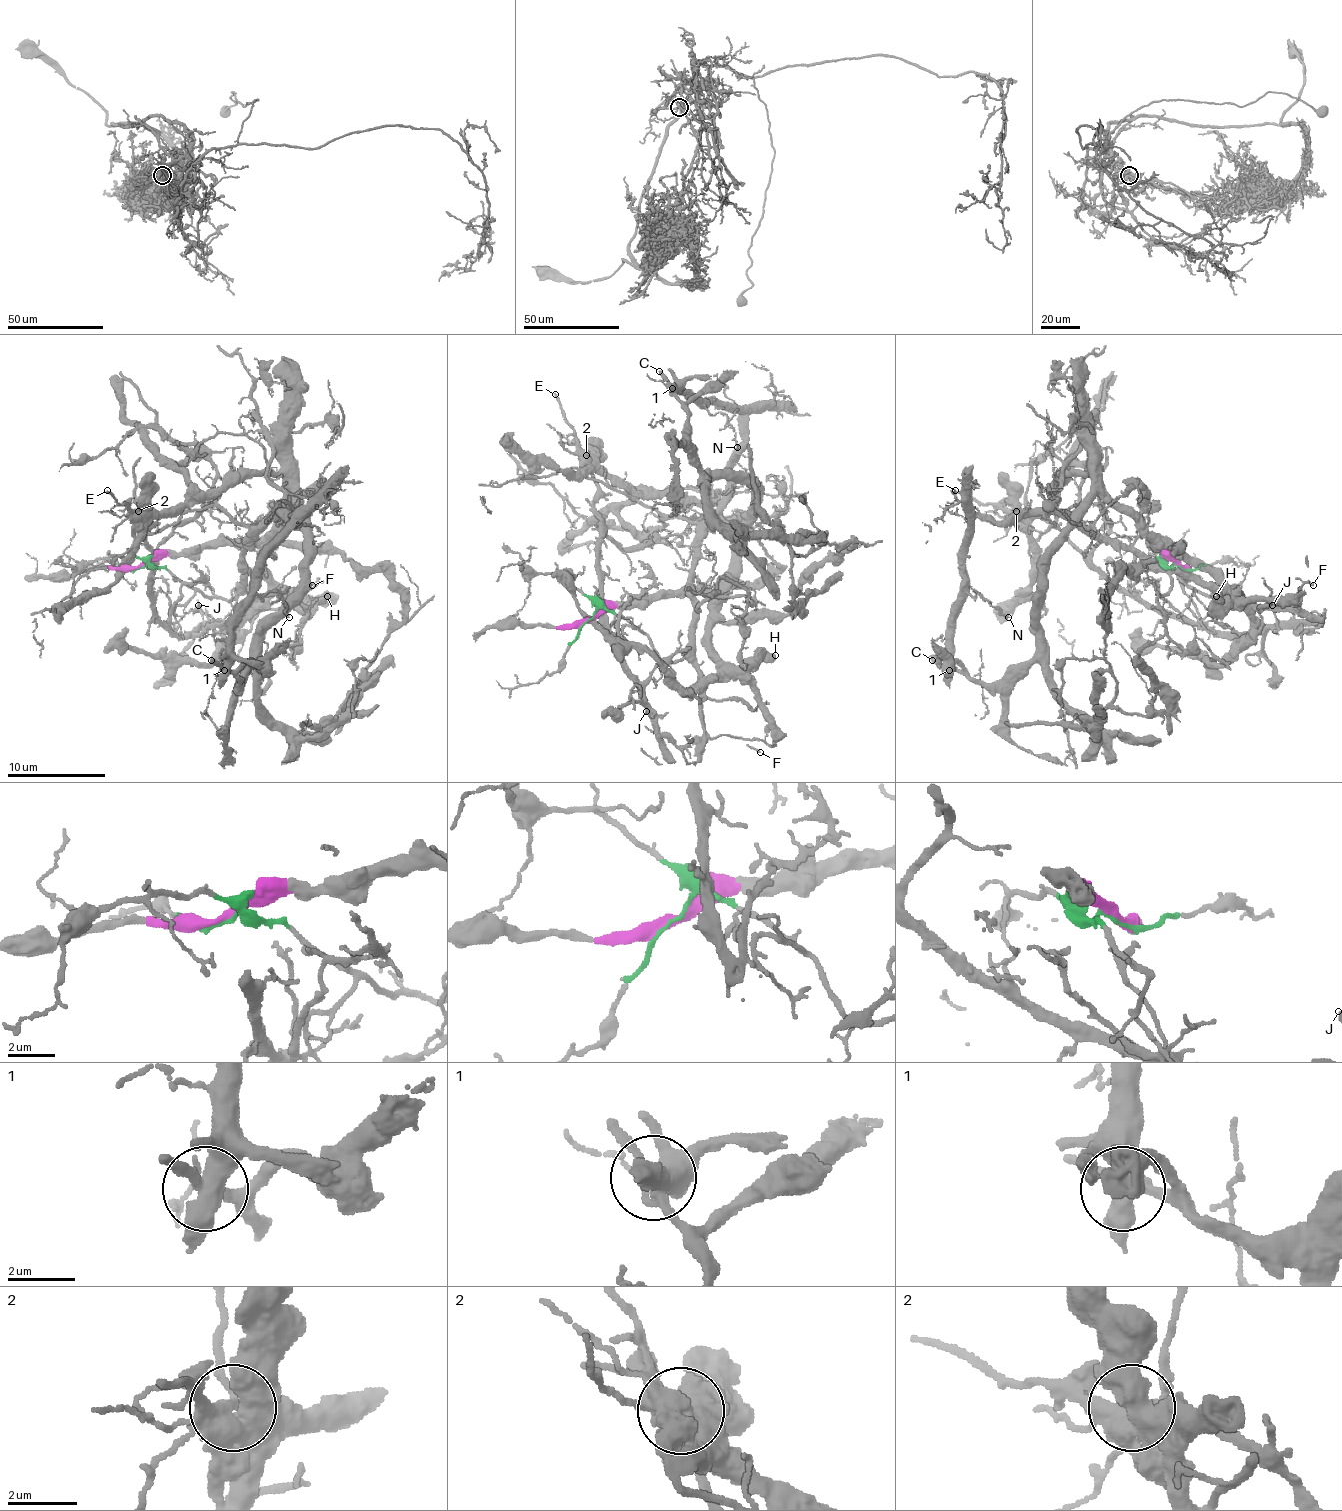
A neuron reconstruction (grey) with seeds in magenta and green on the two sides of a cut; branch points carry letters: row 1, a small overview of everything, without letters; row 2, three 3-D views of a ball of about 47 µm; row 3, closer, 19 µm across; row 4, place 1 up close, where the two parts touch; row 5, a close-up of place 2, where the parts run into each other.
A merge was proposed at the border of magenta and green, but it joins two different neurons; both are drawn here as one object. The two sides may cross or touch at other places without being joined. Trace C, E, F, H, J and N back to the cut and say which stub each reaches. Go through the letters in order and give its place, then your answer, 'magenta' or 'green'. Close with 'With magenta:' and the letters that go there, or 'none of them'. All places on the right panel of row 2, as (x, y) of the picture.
C: at (932, 660); magenta
E: at (955, 490); magenta
F: at (1313, 585); green
H: at (1216, 596); magenta
J: at (1272, 605); magenta
N: at (1008, 617); green
With magenta: C, E, H, J

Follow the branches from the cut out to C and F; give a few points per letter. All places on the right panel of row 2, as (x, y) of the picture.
C: (1181, 567), (1131, 516), (1095, 496), (1050, 557), (1038, 651), (994, 683), (969, 680), (933, 660)
F: (1181, 567), (1168, 567), (1198, 592), (1222, 599), (1244, 594), (1257, 604), (1298, 609), (1298, 589), (1313, 584)

